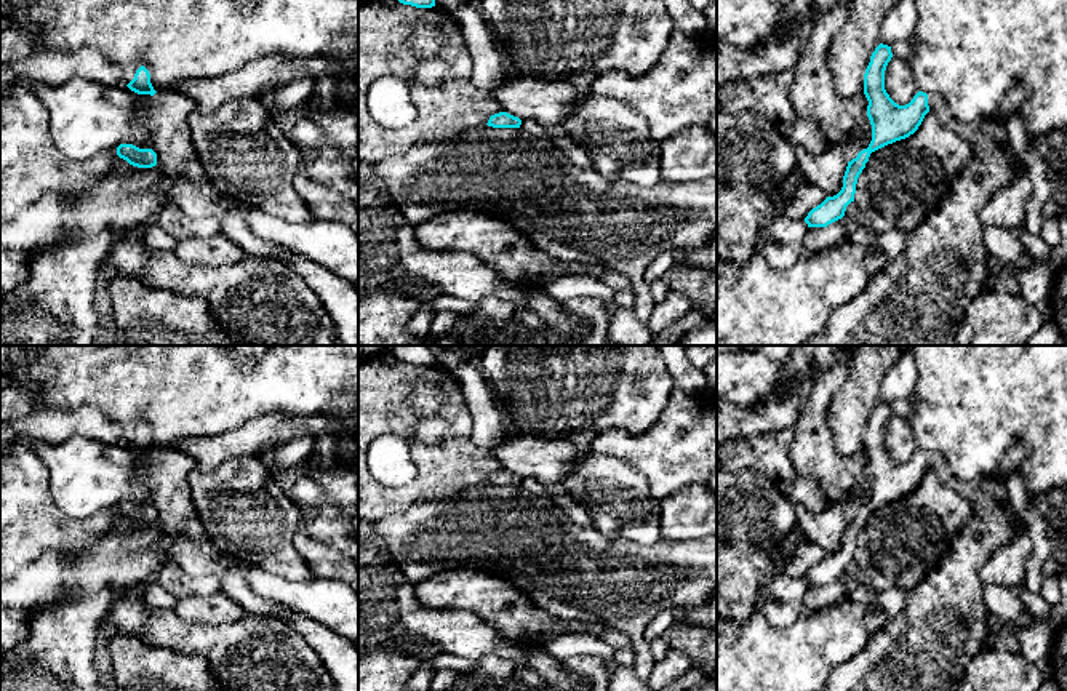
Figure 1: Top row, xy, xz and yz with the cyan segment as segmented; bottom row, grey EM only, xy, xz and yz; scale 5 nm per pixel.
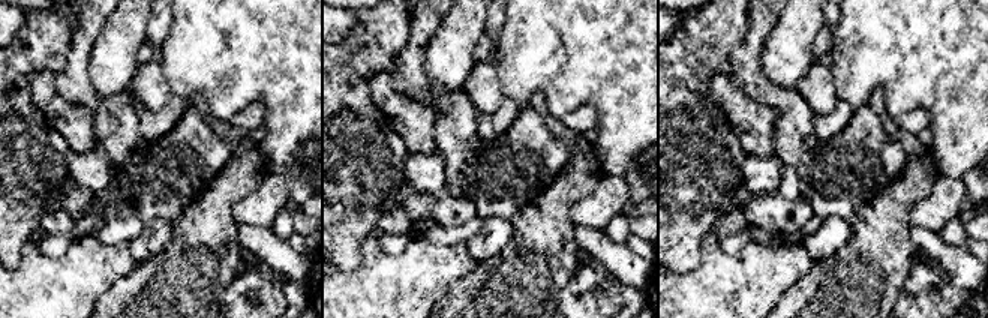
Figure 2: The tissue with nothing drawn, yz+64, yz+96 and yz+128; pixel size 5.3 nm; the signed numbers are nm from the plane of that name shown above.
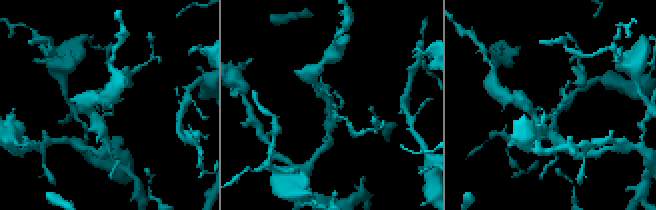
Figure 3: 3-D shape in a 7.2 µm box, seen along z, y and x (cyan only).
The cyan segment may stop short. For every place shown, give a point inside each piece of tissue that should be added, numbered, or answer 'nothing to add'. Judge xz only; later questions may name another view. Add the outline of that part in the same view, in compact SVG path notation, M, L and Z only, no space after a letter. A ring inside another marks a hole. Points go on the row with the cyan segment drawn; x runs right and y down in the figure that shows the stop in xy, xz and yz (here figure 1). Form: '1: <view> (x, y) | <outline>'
nothing to add

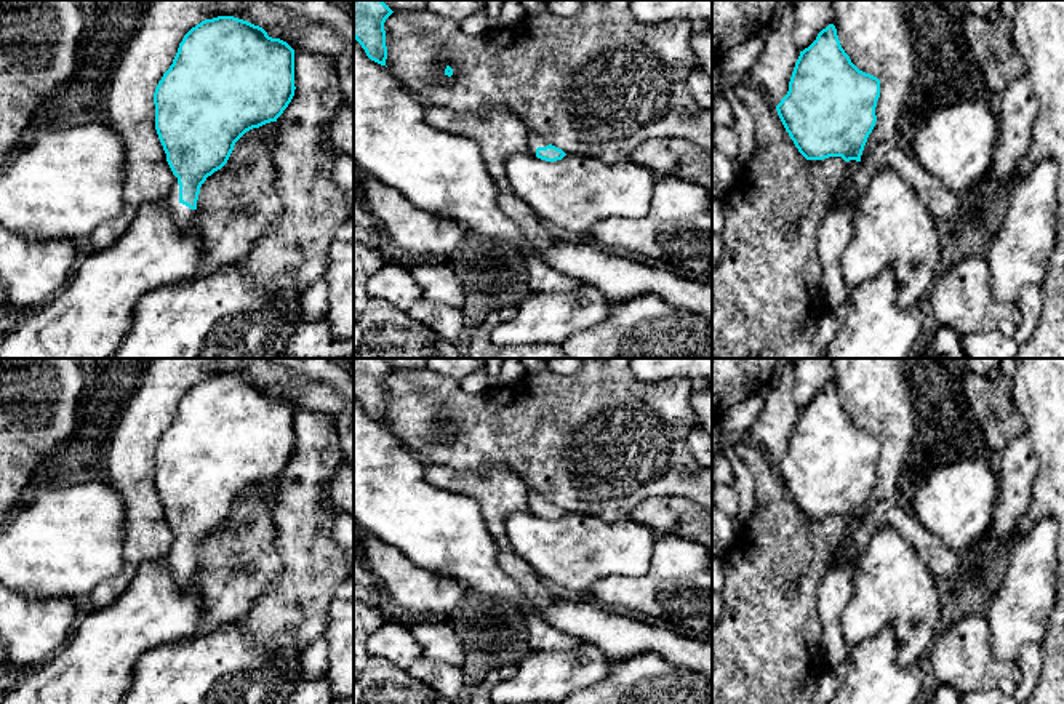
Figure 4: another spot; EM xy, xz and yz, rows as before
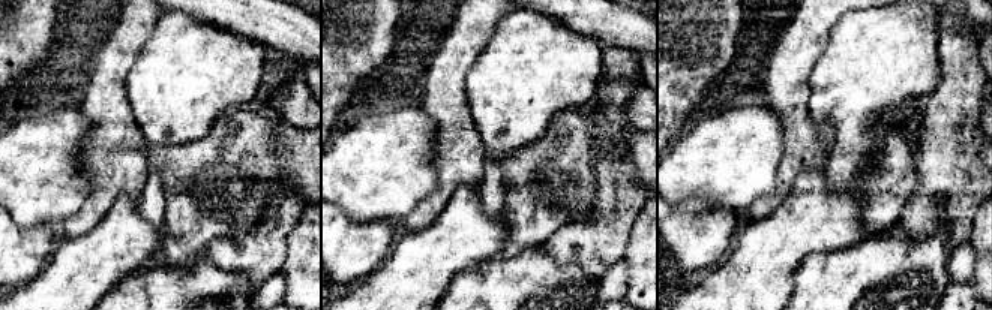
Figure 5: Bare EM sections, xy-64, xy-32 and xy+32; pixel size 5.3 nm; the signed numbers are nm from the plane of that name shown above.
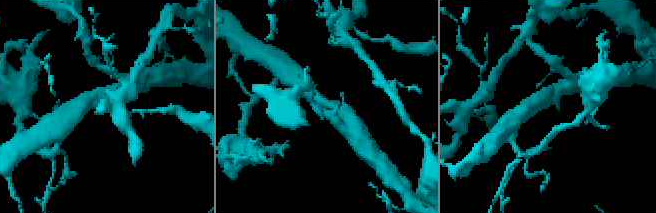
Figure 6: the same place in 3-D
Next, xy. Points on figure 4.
1: xy (183, 216) | M176 176L166 198L174 226L181 230L189 227L195 219L197 210L190 210L179 202L179 184Z

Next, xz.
1: xz (535, 141) | M528 131L528 154L536 157L536 149L538 147L546 147L549 146L539 134Z

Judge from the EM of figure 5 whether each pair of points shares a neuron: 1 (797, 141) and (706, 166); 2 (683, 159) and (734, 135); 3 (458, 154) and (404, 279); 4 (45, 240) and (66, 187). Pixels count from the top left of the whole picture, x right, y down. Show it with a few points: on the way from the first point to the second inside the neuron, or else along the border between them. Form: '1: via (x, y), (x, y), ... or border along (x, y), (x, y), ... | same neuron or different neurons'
1: border along (773, 111), (782, 131), (782, 156), (776, 180) | different neurons
2: via (695, 159), (710, 159), (722, 147) | same neuron
3: border along (449, 201), (425, 228), (399, 234) | different neurons
4: border along (17, 225), (26, 228), (53, 225), (56, 228) | different neurons

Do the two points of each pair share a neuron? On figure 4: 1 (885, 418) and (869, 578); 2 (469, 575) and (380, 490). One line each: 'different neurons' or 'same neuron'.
1: different neurons
2: same neuron

